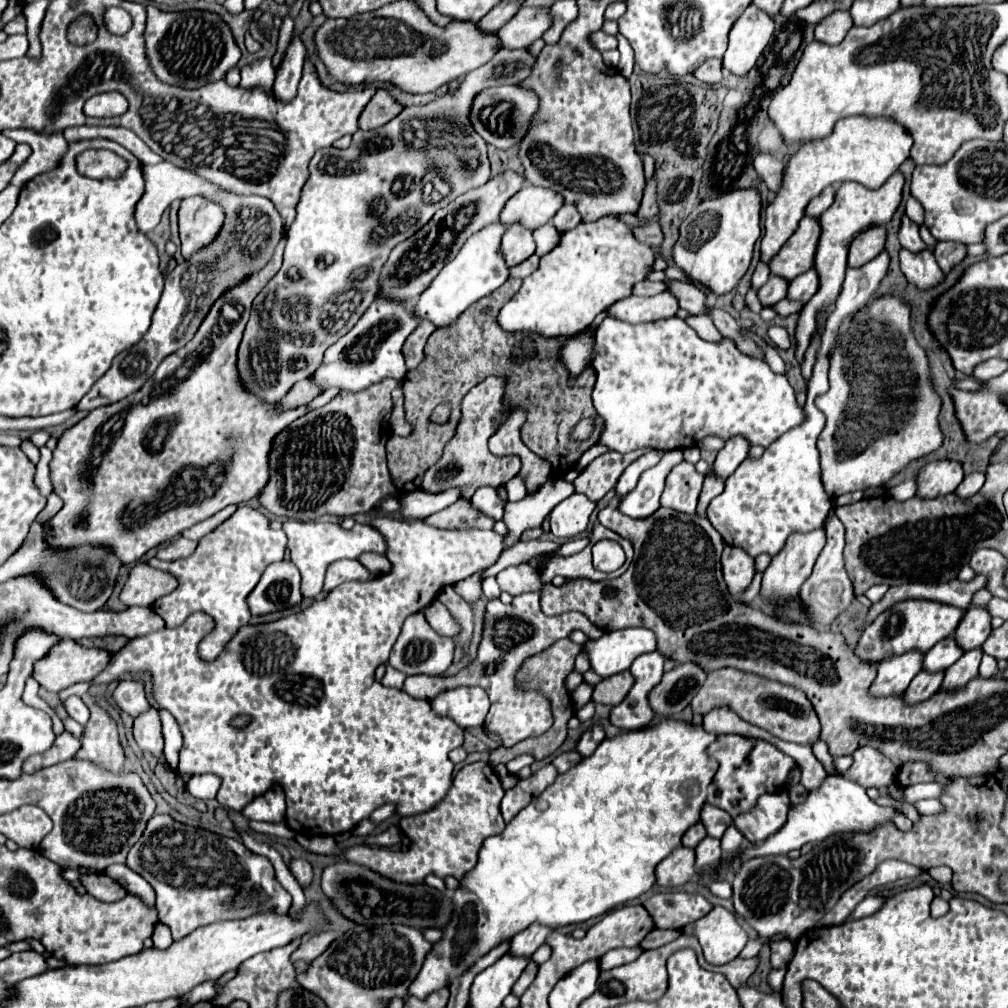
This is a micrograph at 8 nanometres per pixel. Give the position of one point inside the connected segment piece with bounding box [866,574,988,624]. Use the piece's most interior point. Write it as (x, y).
(956, 592)

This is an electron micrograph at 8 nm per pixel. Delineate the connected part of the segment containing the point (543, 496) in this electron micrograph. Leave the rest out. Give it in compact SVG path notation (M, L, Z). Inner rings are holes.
M554 478L548 480L546 484L542 484L534 494L528 494L524 500L514 502L514 504L506 504L504 510L504 522L510 530L510 534L506 536L508 540L508 548L514 546L520 540L520 534L526 528L534 528L540 526L546 518L546 514L564 498L574 494L574 484Z

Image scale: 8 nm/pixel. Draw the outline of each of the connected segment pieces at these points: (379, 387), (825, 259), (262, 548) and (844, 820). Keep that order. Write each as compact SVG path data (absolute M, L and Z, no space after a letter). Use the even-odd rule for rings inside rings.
M386 378L360 392L340 392L326 406L308 412L280 432L270 452L272 472L260 504L274 516L314 520L324 514L354 516L368 512L382 498L398 498L384 452L392 436L390 392L398 384Z
M894 172L876 190L868 190L862 184L856 184L856 182L840 184L832 208L828 208L828 212L824 212L820 216L822 236L820 236L820 242L818 242L818 252L816 252L816 262L814 262L816 270L820 272L820 292L816 292L816 296L812 296L812 300L808 300L808 304L804 306L804 312L800 312L800 320L798 320L798 328L796 328L796 340L798 340L796 358L800 362L804 358L804 352L806 352L808 344L810 344L812 334L816 332L816 320L814 320L814 316L820 310L828 310L836 302L836 296L840 292L840 280L844 280L844 268L846 268L846 258L848 258L848 246L850 246L850 242L860 232L864 232L864 230L868 230L872 226L880 226L880 224L890 222L890 218L894 216L894 212L900 206L902 188L904 188L904 176L902 176L902 172Z
M242 504L224 524L220 524L216 530L206 534L198 542L198 548L192 556L174 562L162 562L158 558L148 560L150 566L160 568L164 572L172 572L178 578L178 588L168 596L158 598L152 604L152 608L162 617L168 628L180 626L196 610L202 610L208 616L212 616L216 630L210 632L200 642L198 656L202 660L214 660L232 640L238 628L250 622L250 612L244 600L248 592L252 592L254 584L260 580L266 566L284 558L284 550L286 550L284 532L270 530L268 518L264 514Z
M828 776L824 780L824 784L816 790L812 790L808 794L808 798L800 804L796 804L792 808L792 812L788 812L788 820L784 824L784 828L780 828L780 832L772 834L768 840L748 846L738 854L738 860L750 860L756 856L770 856L770 854L788 854L790 850L798 850L802 848L806 842L822 842L828 836L836 834L836 832L868 832L878 824L890 822L892 816L896 814L896 808L882 808L876 806L868 794L864 792L864 788L856 782L850 782L846 778L832 778Z

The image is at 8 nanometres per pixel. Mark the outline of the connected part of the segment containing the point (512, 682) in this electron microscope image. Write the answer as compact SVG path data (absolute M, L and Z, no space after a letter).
M520 594L512 600L512 604L504 606L500 600L490 600L486 608L486 622L484 622L484 638L478 648L476 660L460 670L454 678L432 678L432 676L408 676L404 682L404 690L414 698L432 700L446 688L454 686L482 686L490 696L490 712L484 722L486 732L498 732L502 736L504 746L514 746L526 738L540 736L552 726L552 710L548 698L540 690L524 690L516 684L516 672L520 670L522 662L534 654L540 654L544 648L550 648L556 640L568 638L574 630L582 630L592 640L602 636L598 626L578 612L568 612L560 616L546 616L540 610L540 594Z

